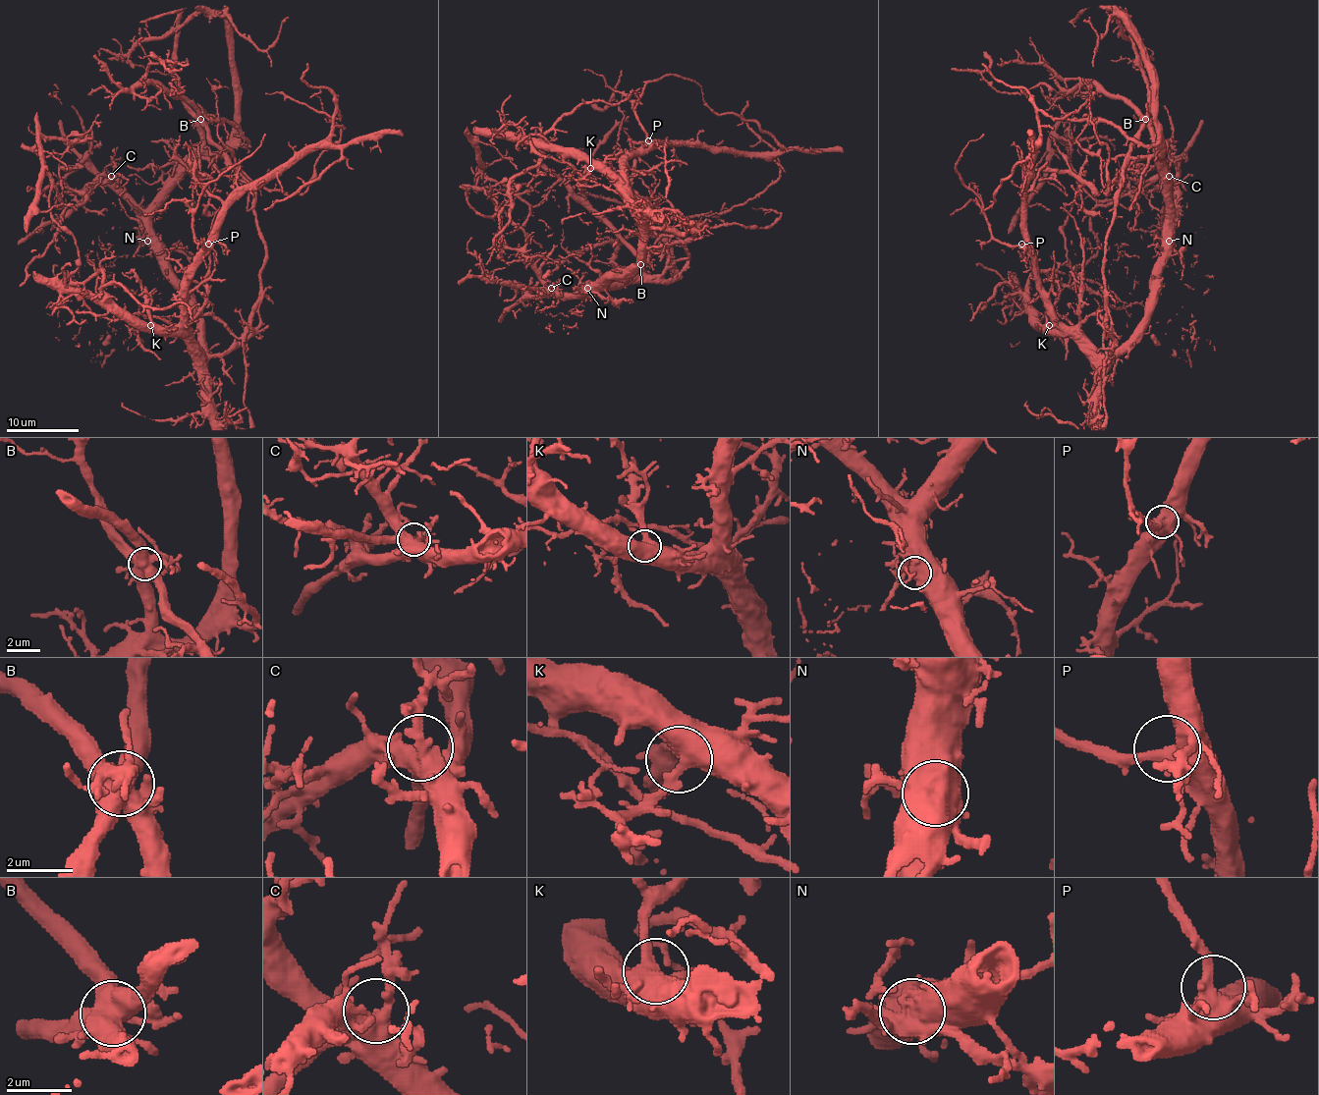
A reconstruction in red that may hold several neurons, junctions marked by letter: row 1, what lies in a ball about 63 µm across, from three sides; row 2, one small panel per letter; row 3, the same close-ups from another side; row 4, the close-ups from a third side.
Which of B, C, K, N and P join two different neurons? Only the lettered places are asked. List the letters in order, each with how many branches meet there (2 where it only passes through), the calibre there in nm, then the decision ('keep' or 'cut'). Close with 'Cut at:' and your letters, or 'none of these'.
B: branches 7; calibre 650 nm; cut
C: branches 4; calibre 550 nm; keep
K: branches 3; calibre 600 nm; keep
N: branches 3; calibre 600 nm; cut
P: branches 4; calibre 550 nm; keep
Cut at: B, N

